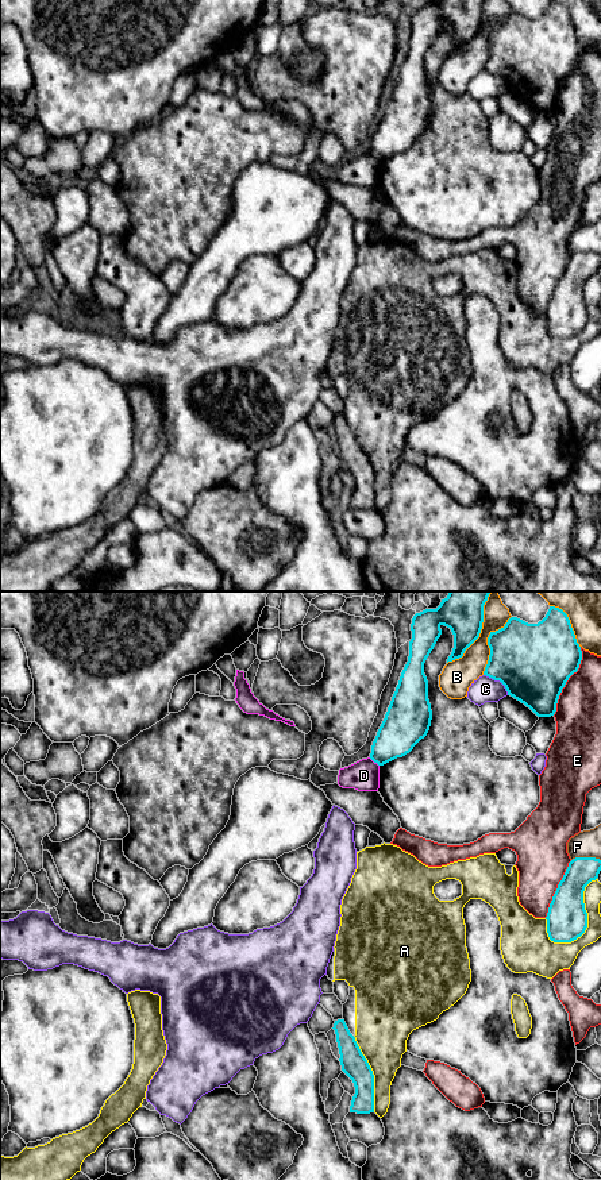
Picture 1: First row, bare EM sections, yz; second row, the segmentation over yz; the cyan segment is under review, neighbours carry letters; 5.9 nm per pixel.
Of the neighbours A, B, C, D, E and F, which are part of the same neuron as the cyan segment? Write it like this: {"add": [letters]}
{"add": []}

